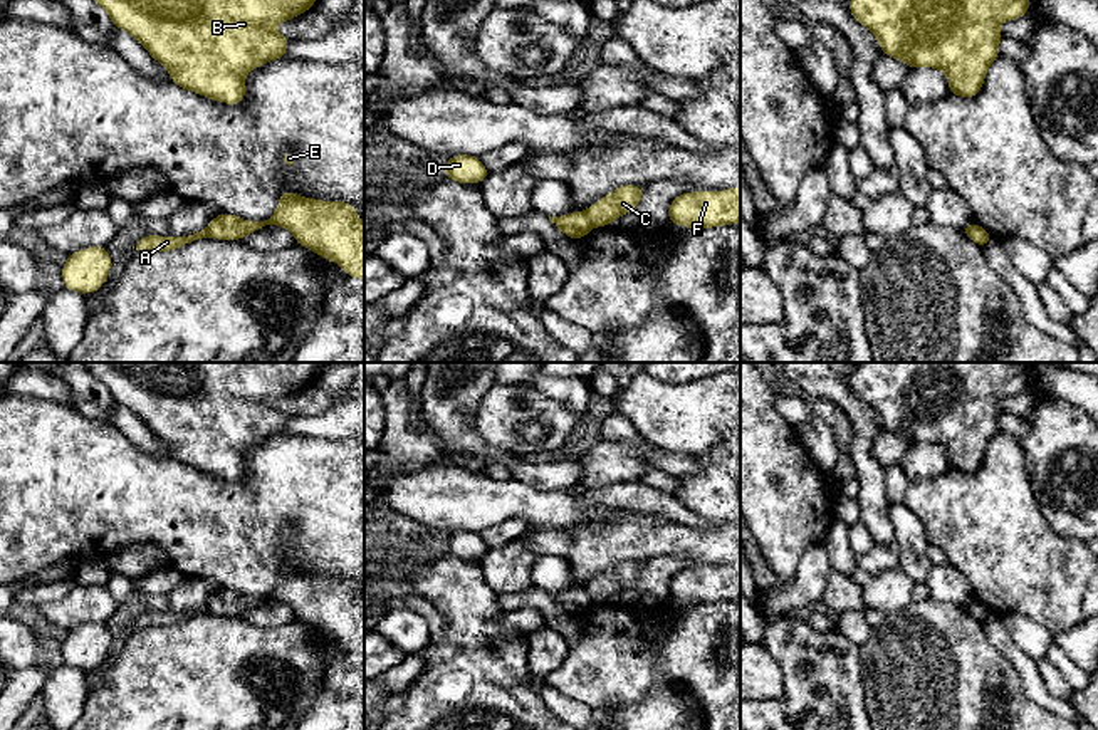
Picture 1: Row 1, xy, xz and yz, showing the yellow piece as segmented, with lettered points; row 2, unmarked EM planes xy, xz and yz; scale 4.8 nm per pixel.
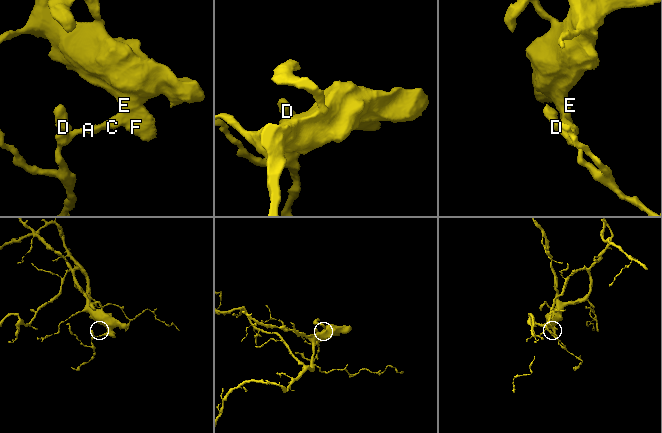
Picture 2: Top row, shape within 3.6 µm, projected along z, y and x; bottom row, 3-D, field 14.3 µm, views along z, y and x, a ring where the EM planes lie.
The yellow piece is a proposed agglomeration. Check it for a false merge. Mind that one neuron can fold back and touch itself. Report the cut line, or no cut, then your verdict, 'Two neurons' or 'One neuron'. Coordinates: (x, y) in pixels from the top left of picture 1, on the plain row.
Split along xz (583, 588), (593, 601). Two neurons

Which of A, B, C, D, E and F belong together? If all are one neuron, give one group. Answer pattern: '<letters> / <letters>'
A D / B C E F

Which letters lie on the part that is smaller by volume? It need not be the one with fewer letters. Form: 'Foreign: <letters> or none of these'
Foreign: A, D

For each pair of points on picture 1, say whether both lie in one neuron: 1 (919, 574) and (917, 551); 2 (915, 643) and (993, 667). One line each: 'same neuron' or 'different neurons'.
1: same neuron
2: same neuron

